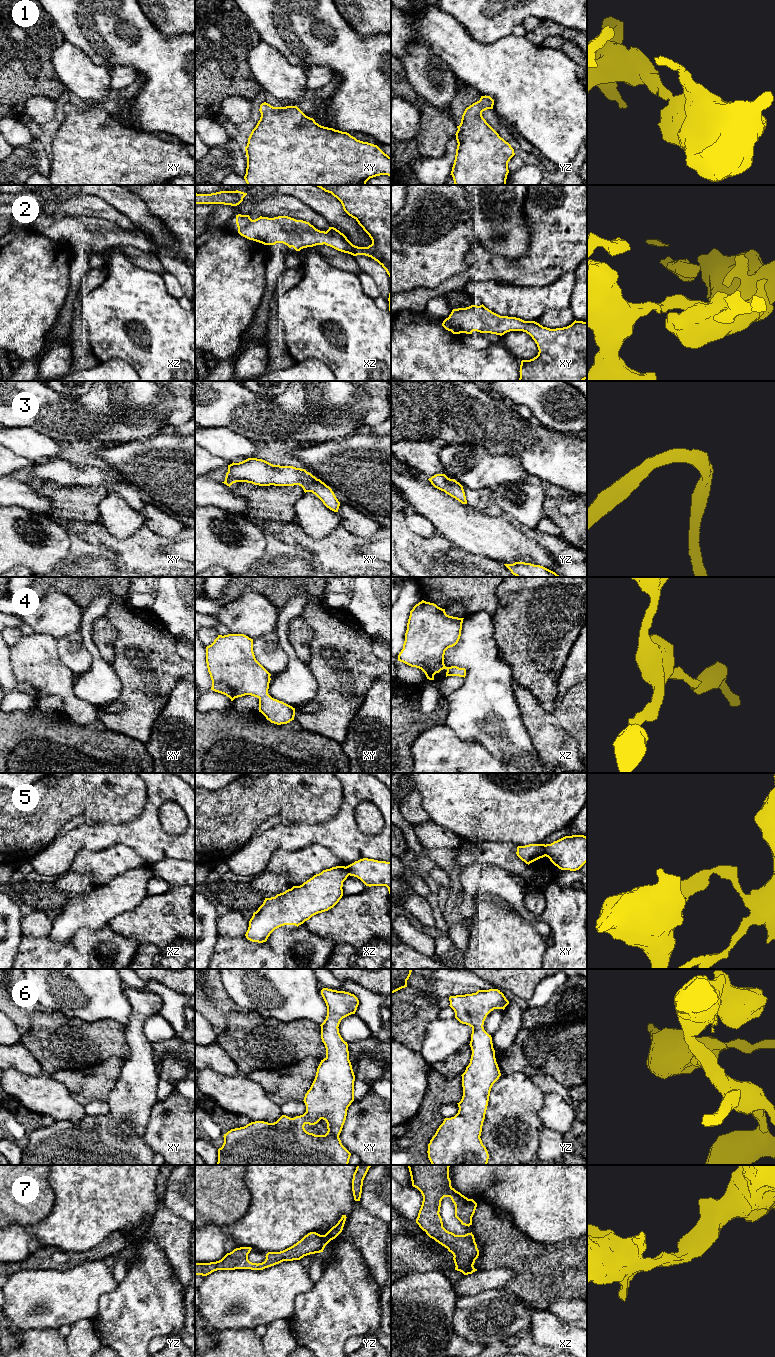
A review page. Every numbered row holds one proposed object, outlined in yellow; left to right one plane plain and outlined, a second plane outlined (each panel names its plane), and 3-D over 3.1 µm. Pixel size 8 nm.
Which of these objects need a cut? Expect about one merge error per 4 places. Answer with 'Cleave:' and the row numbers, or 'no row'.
Cleave: 5

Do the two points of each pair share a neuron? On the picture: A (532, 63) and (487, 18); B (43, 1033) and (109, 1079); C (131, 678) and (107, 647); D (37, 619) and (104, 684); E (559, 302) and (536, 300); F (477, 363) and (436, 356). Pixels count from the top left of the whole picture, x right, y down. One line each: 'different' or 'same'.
A: different
B: different
C: different
D: different
E: same
F: same

